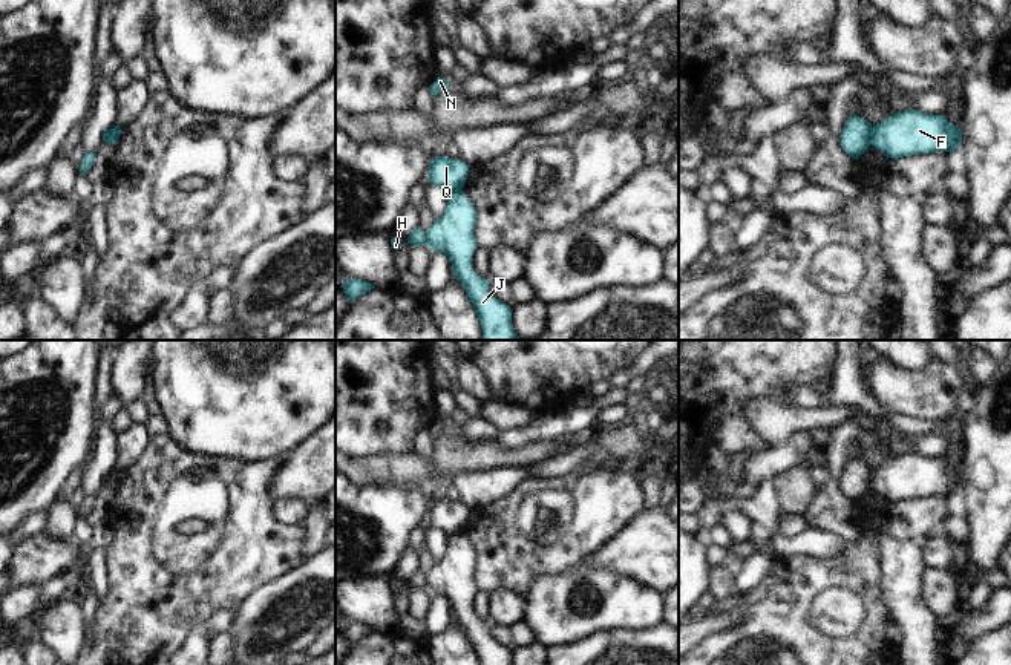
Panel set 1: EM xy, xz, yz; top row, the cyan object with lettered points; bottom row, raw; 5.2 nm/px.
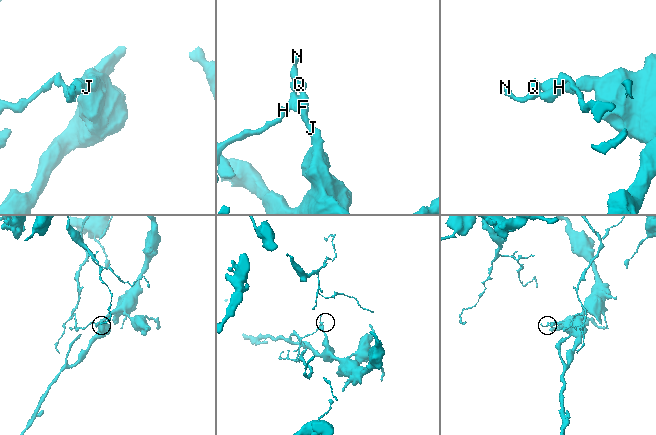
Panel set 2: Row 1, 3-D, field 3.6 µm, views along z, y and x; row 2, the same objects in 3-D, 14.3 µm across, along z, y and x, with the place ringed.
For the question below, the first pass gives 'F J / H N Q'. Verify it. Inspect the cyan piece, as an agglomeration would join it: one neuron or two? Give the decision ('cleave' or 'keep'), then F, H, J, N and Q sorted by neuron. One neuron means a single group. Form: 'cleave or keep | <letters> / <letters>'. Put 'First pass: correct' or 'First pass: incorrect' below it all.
cleave | F J / H N Q
First pass: correct

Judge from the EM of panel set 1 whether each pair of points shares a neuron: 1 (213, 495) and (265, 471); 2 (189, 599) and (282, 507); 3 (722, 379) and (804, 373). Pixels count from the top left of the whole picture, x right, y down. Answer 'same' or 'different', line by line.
1: different
2: different
3: same

